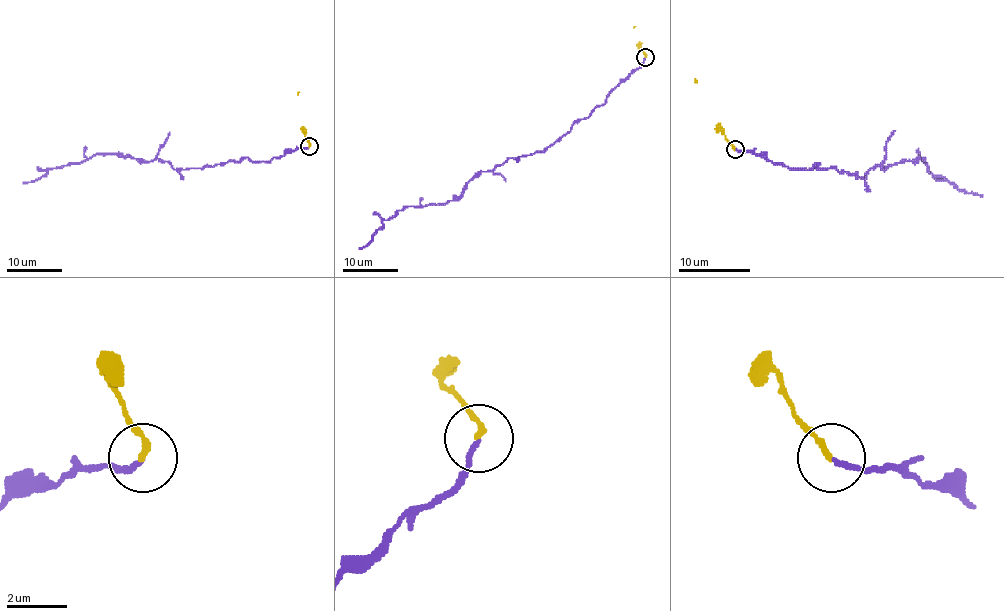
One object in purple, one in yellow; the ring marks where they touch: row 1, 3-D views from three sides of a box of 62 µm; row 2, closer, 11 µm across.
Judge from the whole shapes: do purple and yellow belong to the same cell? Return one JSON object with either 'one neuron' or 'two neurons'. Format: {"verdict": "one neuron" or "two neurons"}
{"verdict": "one neuron"}

